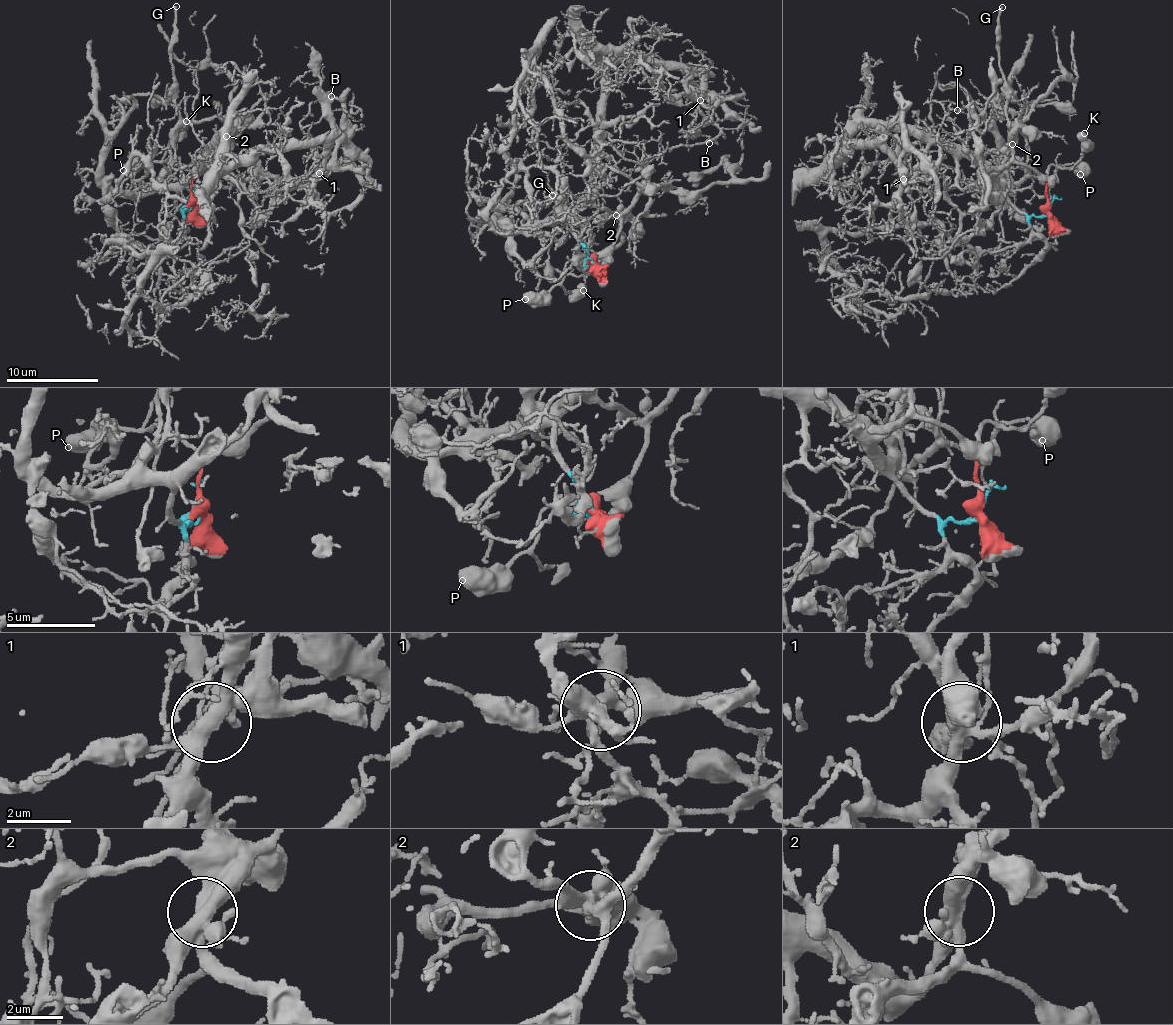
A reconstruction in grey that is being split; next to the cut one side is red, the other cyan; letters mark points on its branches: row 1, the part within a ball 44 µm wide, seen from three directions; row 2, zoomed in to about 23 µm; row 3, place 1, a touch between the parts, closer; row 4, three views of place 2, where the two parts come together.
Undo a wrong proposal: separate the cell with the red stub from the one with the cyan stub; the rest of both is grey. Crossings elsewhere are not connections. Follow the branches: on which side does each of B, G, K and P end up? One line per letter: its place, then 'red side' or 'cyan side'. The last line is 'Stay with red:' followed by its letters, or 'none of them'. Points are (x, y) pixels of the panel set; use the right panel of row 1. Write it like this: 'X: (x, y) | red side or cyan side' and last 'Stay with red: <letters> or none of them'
B: (957, 110) | cyan side
G: (1002, 7) | red side
K: (1084, 133) | red side
P: (1080, 174) | red side
Stay with red: G, K, P

